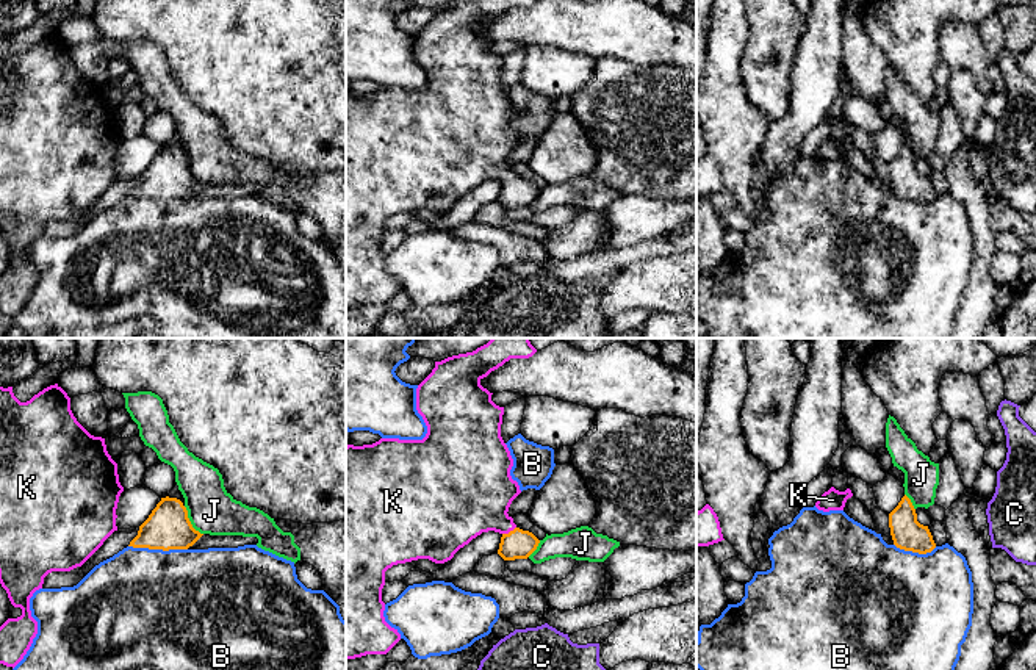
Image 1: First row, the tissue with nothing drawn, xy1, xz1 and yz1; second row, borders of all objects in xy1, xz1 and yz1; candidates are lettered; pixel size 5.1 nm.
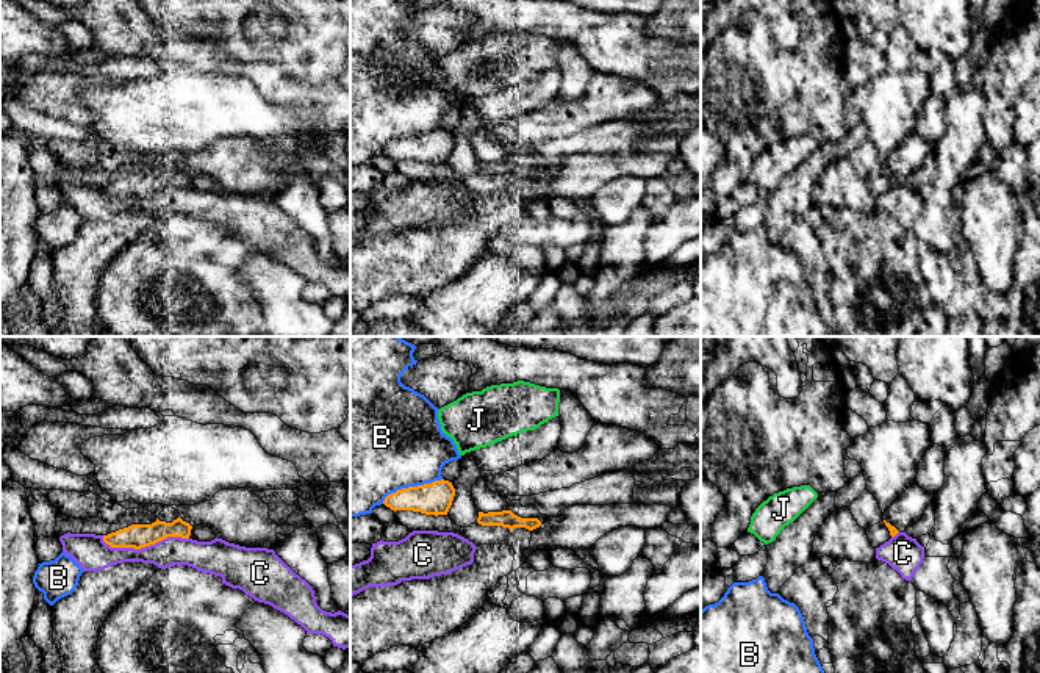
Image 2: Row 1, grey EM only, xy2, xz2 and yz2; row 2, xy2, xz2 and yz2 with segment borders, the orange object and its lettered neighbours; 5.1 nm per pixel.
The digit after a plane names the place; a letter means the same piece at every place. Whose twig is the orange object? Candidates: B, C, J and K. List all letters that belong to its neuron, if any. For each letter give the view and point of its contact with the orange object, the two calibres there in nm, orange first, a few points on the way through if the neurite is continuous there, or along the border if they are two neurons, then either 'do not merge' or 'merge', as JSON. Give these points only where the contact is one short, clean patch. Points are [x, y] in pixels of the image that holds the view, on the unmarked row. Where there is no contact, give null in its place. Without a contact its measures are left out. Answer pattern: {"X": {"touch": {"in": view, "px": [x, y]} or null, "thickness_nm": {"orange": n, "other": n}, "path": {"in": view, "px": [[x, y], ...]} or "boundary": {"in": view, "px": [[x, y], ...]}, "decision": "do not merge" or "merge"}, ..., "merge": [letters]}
{"B": {"touch": {"in": "xz2", "px": [410, 136]}, "thickness_nm": {"orange": 170, "other": 480}, "decision": "do not merge"}, "C": {"touch": {"in": "xy2", "px": [144, 196]}, "thickness_nm": {"orange": 130, "other": 150}, "decision": "do not merge"}, "J": {"touch": {"in": "xy1", "px": [190, 171]}, "thickness_nm": {"orange": 220, "other": 240}, "boundary": {"in": "xy1", "px": [[183, 155], [190, 172], [202, 183]]}, "decision": "do not merge"}, "K": {"touch": {"in": "xz1", "px": [510, 180]}, "thickness_nm": {"orange": 150, "other": 360}, "path": {"in": "xz1", "px": [[518, 193], [510, 180], [474, 147]]}, "decision": "merge"}, "merge": ["K"]}

